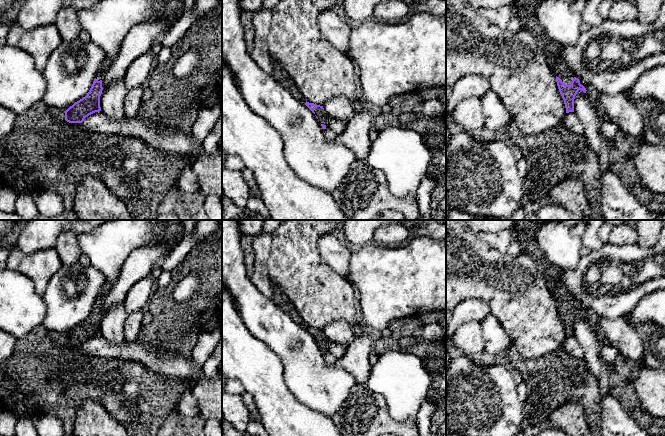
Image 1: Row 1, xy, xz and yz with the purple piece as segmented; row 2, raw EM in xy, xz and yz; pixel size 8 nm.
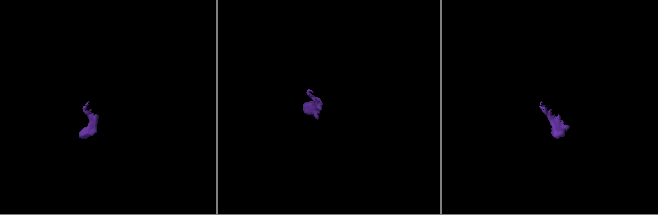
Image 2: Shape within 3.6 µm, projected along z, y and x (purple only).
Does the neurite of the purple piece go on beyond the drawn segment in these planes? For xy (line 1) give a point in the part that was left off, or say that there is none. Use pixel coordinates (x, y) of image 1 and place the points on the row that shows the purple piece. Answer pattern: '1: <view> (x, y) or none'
1: xy (107, 62)

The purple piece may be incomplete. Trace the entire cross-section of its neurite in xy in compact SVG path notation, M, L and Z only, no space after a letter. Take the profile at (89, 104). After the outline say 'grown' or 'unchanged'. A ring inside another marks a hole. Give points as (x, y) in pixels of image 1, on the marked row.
M106 55L96 78L85 97L75 102L65 111L65 120L69 123L82 123L89 115L101 111L100 96L102 94L102 79L112 61Z | grown

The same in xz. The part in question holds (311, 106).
M306 102L305 105L315 114L316 118L321 123L323 129L326 129L326 124L330 120L323 106L316 105L314 103Z | grown

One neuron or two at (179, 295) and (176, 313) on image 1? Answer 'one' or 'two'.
two

